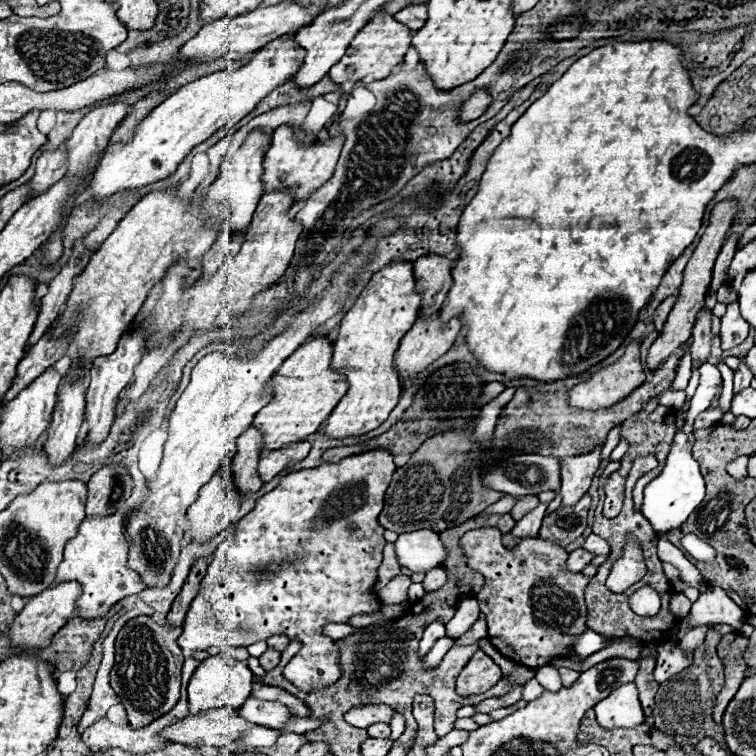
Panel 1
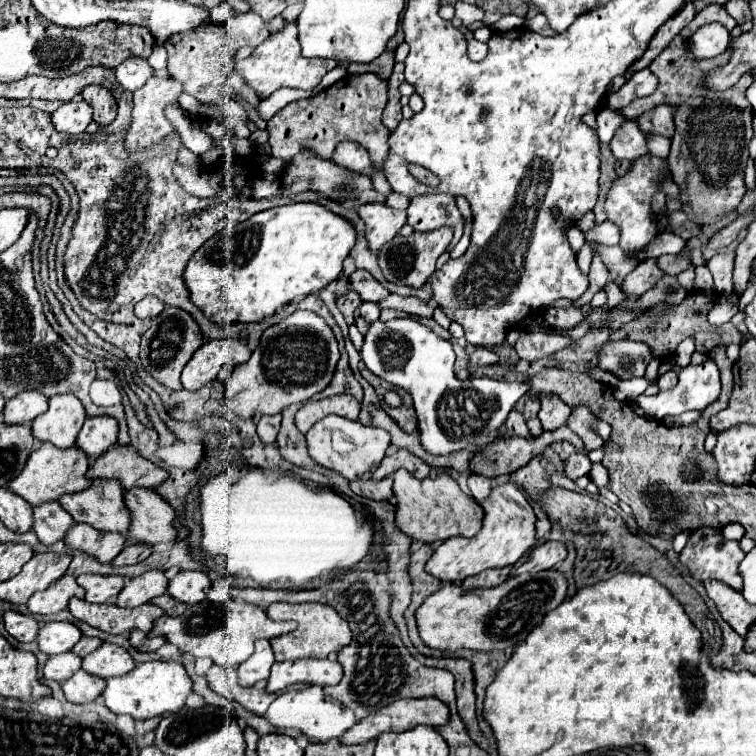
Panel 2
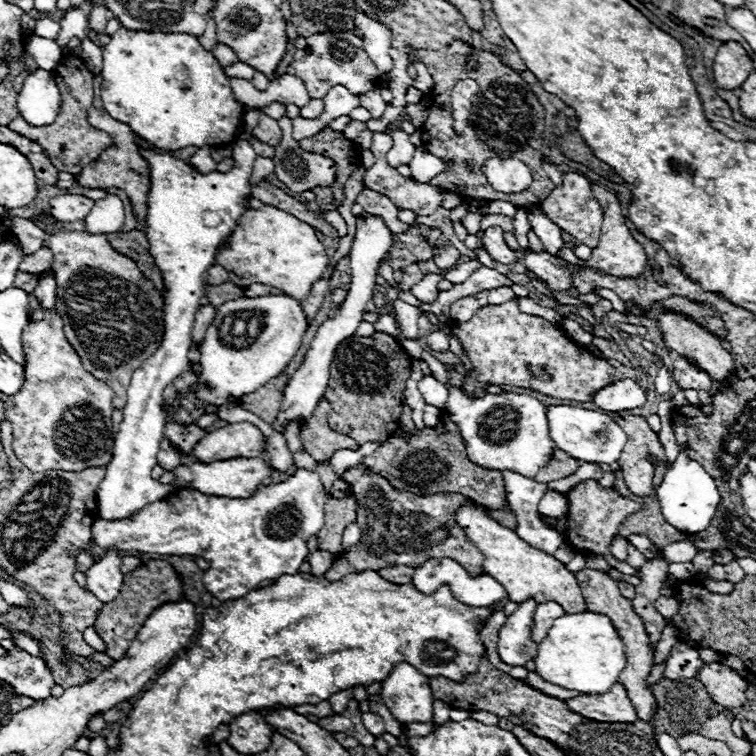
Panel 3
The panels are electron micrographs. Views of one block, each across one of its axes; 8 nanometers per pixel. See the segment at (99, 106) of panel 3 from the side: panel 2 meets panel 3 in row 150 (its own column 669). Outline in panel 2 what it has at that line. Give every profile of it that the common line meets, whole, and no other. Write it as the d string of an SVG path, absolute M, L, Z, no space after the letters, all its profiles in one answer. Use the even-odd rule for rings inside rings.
M660 104L638 118L638 126L644 134L660 134L666 138L674 136L674 106Z

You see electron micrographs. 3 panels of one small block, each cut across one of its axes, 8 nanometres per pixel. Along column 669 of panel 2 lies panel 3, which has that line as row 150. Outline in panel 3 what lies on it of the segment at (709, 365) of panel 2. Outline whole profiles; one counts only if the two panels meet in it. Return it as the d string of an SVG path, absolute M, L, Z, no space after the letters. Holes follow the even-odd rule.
M398 128L390 130L388 134L392 136L392 142L394 142L392 150L388 152L388 164L390 164L390 166L410 164L414 152L416 152L416 146L410 142L408 134L406 134L404 130L398 130Z

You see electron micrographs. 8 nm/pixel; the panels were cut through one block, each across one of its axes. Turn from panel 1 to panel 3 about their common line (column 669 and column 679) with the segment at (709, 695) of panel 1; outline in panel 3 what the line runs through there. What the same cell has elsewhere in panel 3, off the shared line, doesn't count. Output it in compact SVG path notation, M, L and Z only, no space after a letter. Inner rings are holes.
M662 678L652 686L652 694L660 706L660 716L664 716L656 730L674 738L688 732L698 732L702 722L708 718L708 710L712 708L706 688L696 678L676 682Z

